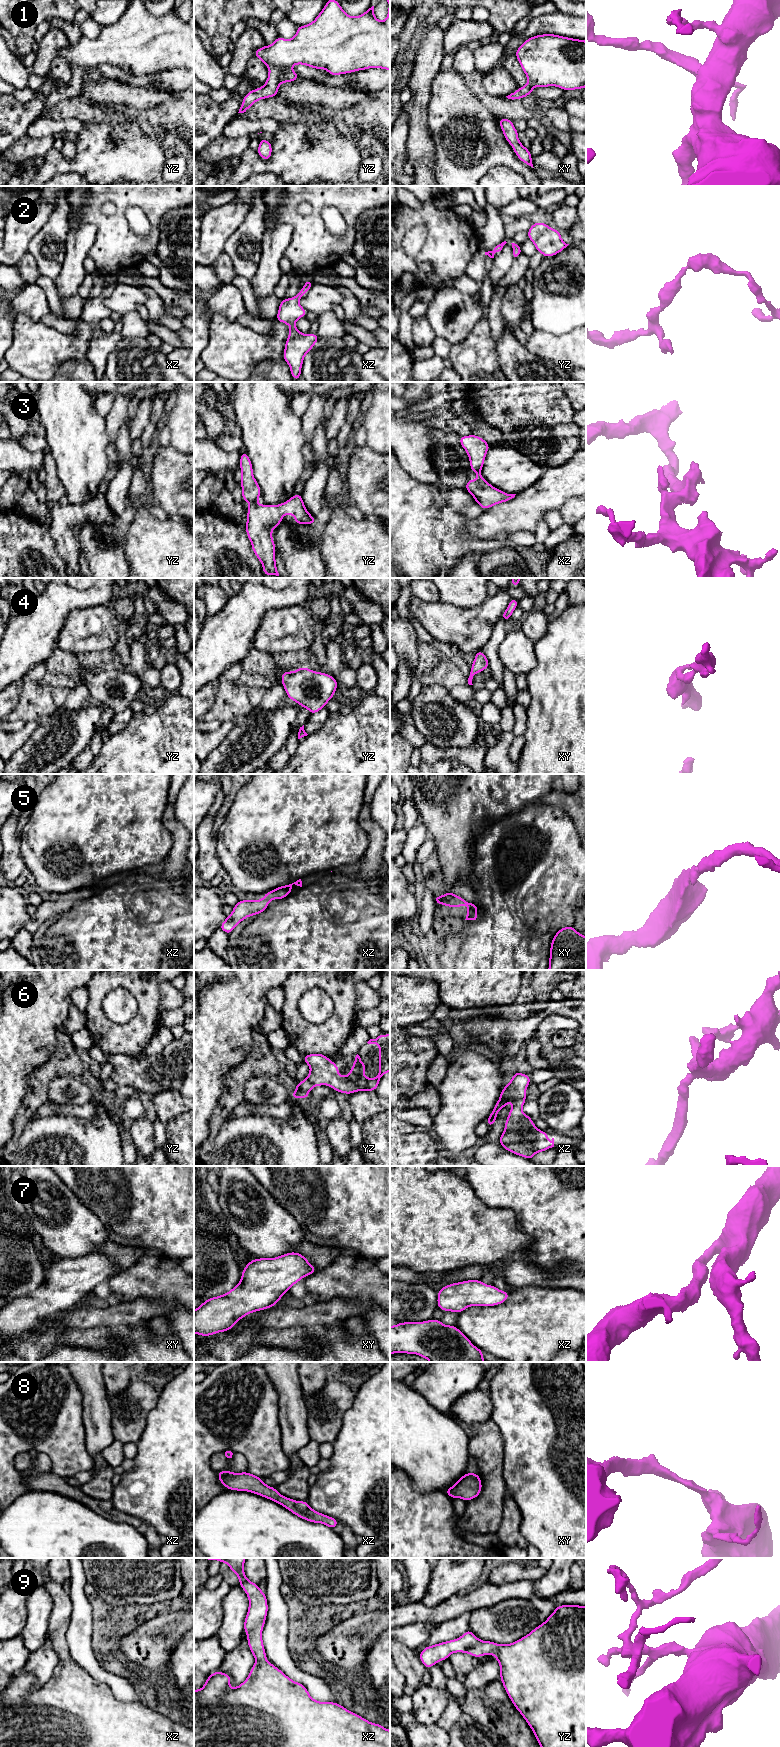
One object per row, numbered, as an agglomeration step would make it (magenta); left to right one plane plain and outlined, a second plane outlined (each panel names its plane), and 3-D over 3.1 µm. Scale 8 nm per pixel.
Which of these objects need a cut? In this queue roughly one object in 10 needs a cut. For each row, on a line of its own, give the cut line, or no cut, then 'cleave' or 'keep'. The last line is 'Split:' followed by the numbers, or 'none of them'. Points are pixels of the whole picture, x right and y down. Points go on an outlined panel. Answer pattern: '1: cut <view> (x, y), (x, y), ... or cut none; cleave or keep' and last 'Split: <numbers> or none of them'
1: cut none; keep
2: cut none; keep
3: cut none; keep
4: cut none; keep
5: cut none; keep
6: cut none; keep
7: cut none; keep
8: cut none; keep
9: cut none; keep
Split: none of them

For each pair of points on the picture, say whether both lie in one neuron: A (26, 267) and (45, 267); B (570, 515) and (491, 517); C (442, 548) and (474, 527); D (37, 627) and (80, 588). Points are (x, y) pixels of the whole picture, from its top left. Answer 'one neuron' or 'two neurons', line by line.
A: two neurons
B: two neurons
C: two neurons
D: one neuron

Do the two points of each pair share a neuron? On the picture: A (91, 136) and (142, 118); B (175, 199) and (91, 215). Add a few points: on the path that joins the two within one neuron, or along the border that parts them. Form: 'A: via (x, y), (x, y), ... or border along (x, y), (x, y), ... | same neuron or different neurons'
A: border along (129, 122), (135, 123), (148, 136) | different neurons
B: via (153, 196), (107, 196) | same neuron

